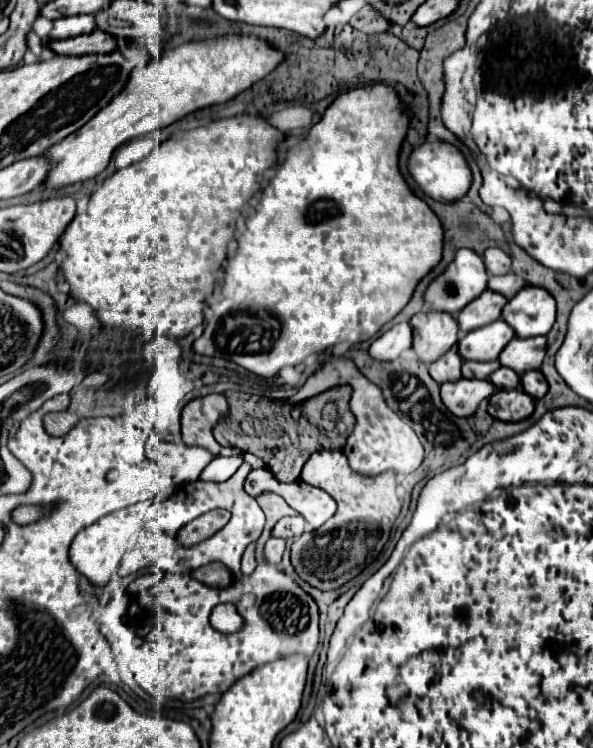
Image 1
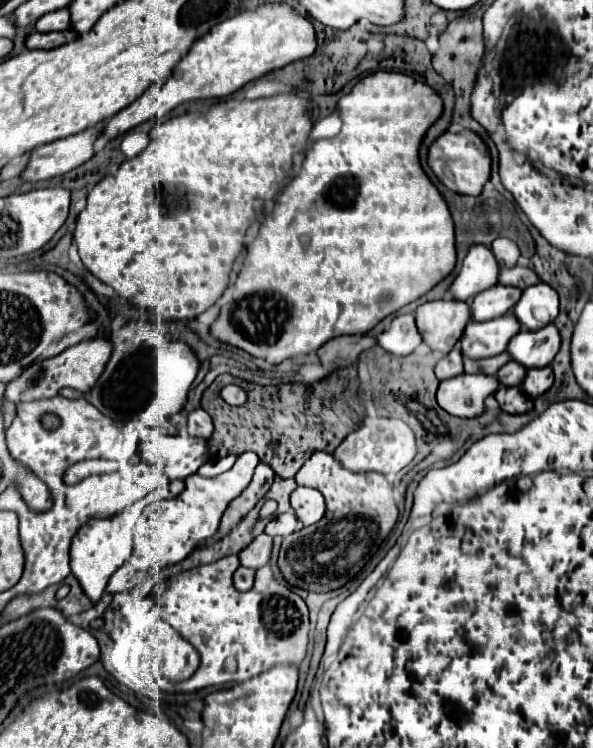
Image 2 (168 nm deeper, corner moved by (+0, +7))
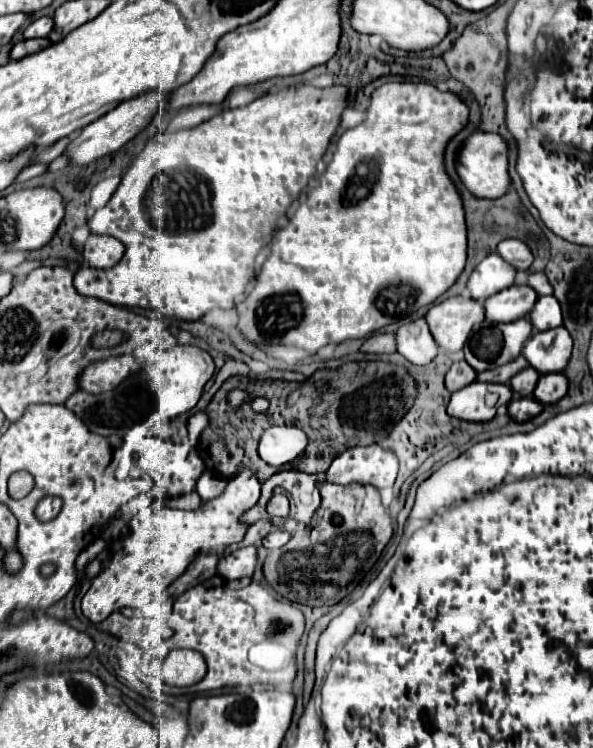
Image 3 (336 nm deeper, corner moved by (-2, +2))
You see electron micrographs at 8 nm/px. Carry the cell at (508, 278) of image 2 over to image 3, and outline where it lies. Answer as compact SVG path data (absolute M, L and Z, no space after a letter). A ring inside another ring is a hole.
M537 272L537 274L531 274L529 276L529 282L527 282L539 296L549 296L553 294L553 286L549 284L547 276L543 272Z

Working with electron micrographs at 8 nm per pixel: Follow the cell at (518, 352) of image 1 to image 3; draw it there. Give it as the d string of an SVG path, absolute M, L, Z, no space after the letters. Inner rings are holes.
M559 326L545 332L535 332L533 338L525 344L523 356L539 374L551 374L565 370L571 348L573 340L569 332Z

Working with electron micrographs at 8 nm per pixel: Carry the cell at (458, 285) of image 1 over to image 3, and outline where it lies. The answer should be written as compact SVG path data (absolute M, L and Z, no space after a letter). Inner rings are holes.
M497 252L489 254L471 274L467 288L471 292L471 298L485 302L489 296L509 288L515 284L515 274L513 266L509 266Z

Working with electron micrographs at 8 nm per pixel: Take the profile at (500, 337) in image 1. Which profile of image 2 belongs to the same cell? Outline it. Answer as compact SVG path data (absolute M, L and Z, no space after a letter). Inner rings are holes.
M507 313L503 317L491 319L491 321L471 321L461 337L461 347L463 347L463 355L471 357L471 359L485 359L485 357L493 357L505 351L507 341L519 333L521 325L519 321L515 321L513 313Z

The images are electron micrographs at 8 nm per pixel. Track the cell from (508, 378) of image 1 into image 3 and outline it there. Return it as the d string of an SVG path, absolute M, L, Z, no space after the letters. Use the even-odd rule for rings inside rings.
M529 366L529 368L521 370L519 374L515 374L515 376L511 378L511 384L509 384L509 386L511 386L513 392L519 394L519 396L531 396L533 390L535 390L535 382L537 382L539 376L541 376L541 374L537 374L537 370L533 370L533 368Z

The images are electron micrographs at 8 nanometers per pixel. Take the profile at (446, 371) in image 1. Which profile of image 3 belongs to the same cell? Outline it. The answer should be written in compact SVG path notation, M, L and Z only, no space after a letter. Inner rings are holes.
M461 360L461 362L455 362L451 366L451 370L447 372L445 386L449 392L457 392L457 390L465 388L467 384L475 382L475 378L477 378L477 372L465 360Z

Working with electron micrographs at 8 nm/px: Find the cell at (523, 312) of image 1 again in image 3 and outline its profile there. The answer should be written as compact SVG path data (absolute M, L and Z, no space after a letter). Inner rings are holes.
M541 296L537 300L537 304L533 306L529 318L531 318L531 324L535 326L535 330L551 330L551 328L557 328L563 324L561 306L555 296Z

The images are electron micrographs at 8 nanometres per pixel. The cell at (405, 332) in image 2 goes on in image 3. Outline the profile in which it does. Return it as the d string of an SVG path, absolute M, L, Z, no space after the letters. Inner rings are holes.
M423 318L397 330L397 352L403 354L411 364L429 364L437 356L439 346L435 344Z

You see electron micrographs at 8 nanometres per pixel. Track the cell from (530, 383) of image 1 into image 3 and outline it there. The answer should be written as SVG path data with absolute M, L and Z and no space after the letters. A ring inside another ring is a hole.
M543 374L537 382L533 396L541 404L555 404L567 394L567 388L569 388L569 380L565 380L565 374Z

